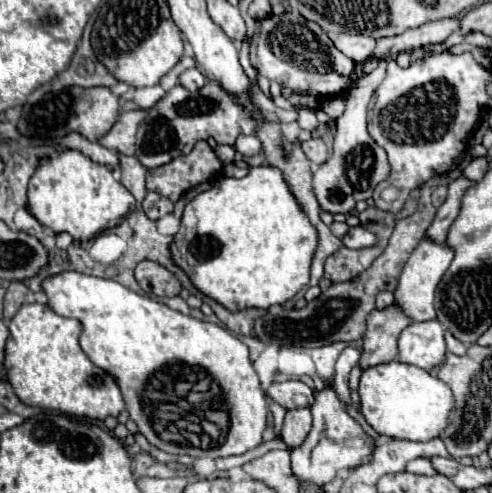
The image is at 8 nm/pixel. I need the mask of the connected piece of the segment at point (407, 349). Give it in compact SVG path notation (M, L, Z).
M437 321L411 323L399 337L399 361L417 365L425 371L439 367L445 361L443 327Z

